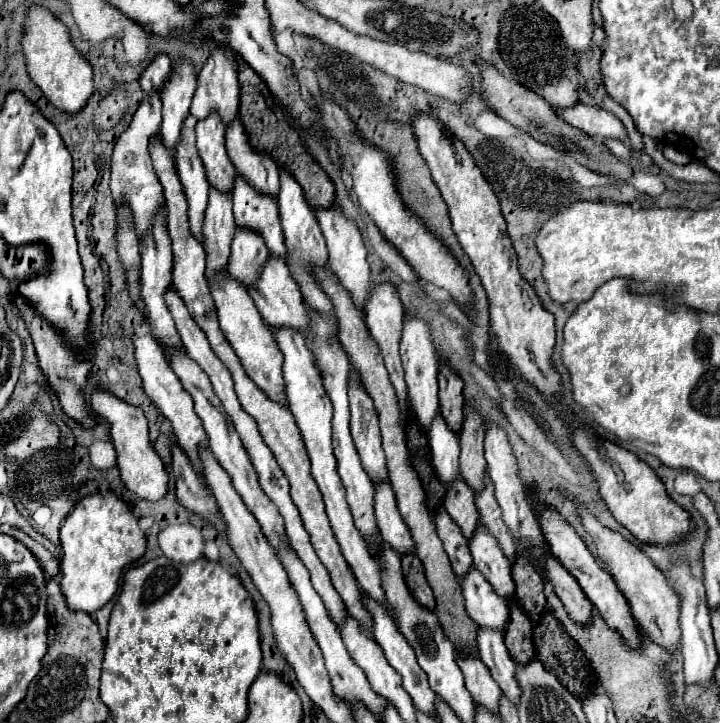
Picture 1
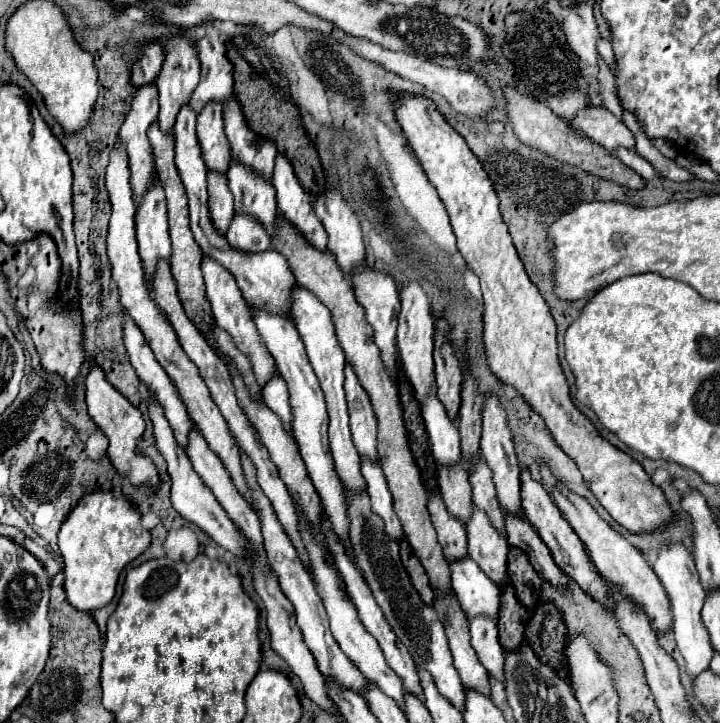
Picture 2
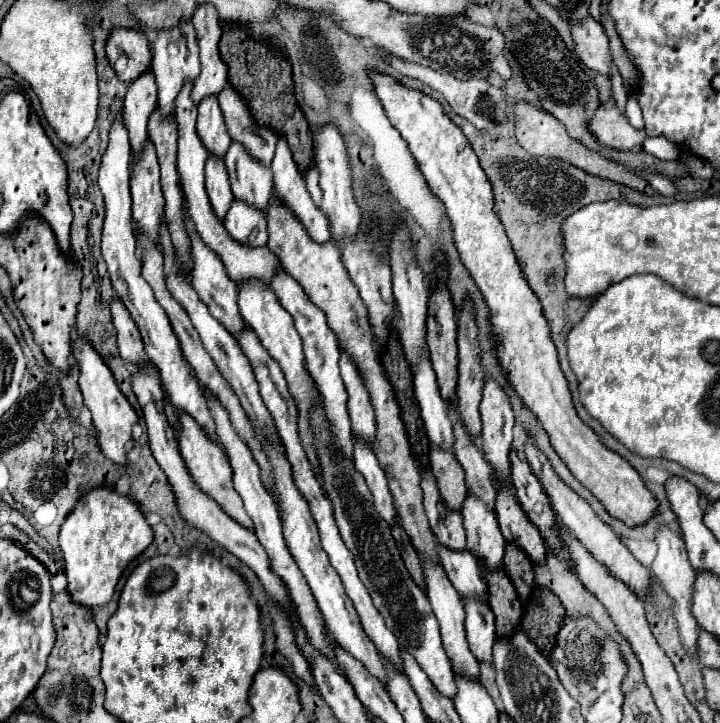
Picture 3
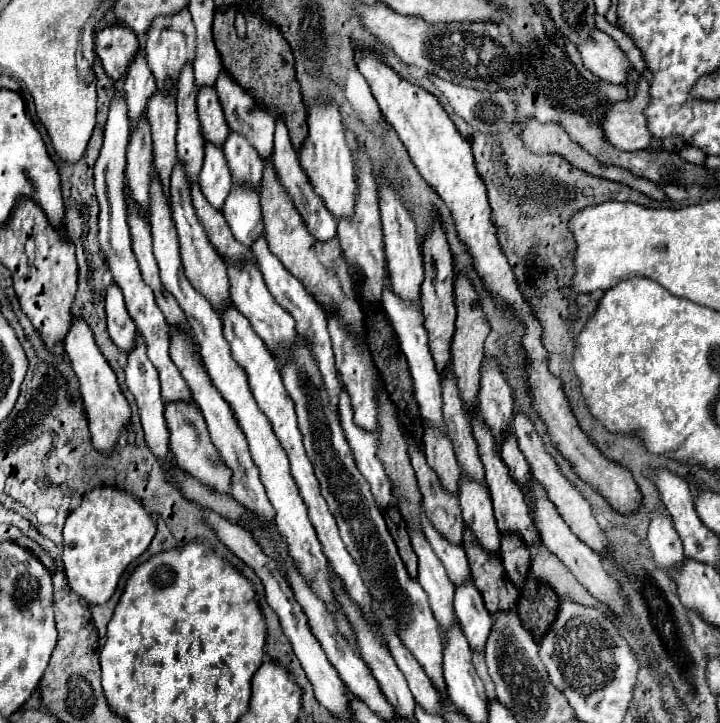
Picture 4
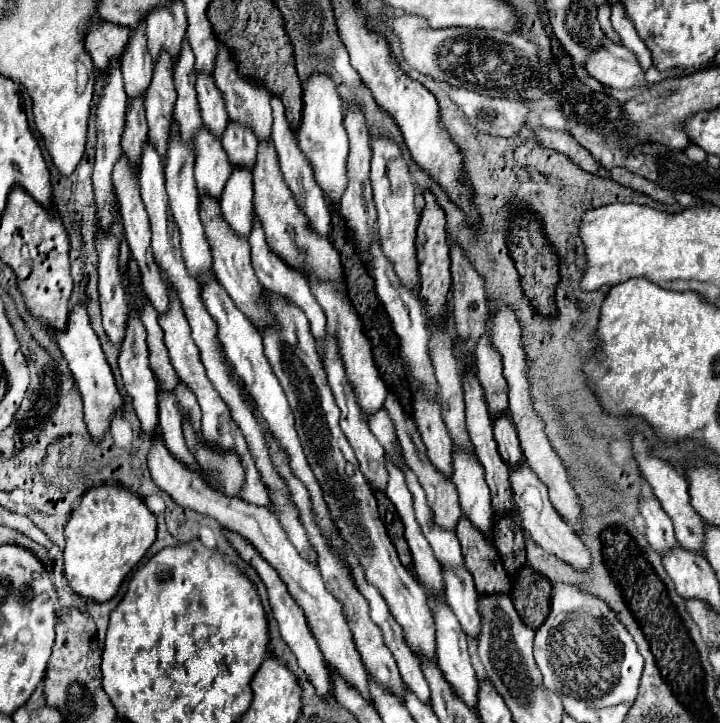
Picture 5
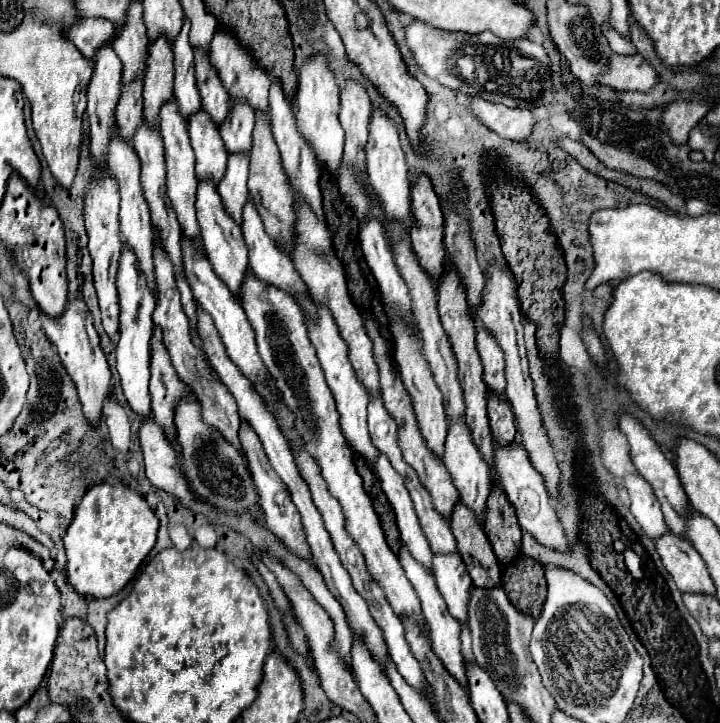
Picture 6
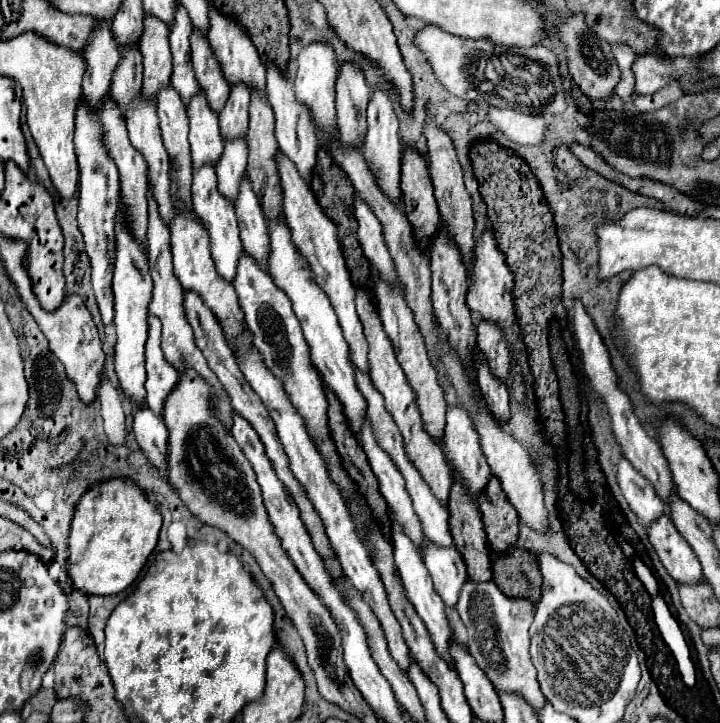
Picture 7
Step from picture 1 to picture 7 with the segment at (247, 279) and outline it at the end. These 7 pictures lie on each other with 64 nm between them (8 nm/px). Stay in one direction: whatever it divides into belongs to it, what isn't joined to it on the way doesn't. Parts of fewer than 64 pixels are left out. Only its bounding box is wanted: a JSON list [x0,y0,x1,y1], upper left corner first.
[216,140,248,200]

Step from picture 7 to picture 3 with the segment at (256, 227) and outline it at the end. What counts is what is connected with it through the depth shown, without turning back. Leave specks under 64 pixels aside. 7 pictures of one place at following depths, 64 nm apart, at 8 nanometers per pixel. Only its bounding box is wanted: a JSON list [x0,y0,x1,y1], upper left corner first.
[270,268,352,458]

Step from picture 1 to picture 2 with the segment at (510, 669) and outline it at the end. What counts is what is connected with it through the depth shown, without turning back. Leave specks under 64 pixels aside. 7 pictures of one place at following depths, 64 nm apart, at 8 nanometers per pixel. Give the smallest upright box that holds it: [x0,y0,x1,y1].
[468,616,504,680]

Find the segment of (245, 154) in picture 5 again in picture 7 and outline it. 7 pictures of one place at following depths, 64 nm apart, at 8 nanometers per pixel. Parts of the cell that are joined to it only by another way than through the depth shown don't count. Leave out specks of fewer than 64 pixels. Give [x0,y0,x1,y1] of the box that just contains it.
[220,84,248,138]

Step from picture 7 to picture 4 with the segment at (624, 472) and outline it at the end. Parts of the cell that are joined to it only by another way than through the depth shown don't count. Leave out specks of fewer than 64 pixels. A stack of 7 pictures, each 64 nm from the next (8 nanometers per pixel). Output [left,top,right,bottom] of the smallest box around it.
[648,510,684,570]

